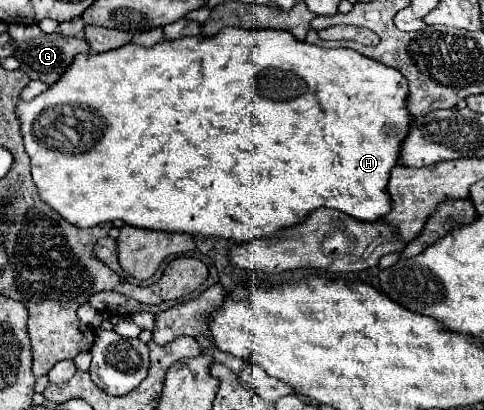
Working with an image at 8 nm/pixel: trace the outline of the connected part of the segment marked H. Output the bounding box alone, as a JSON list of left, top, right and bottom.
[16,27,412,243]

